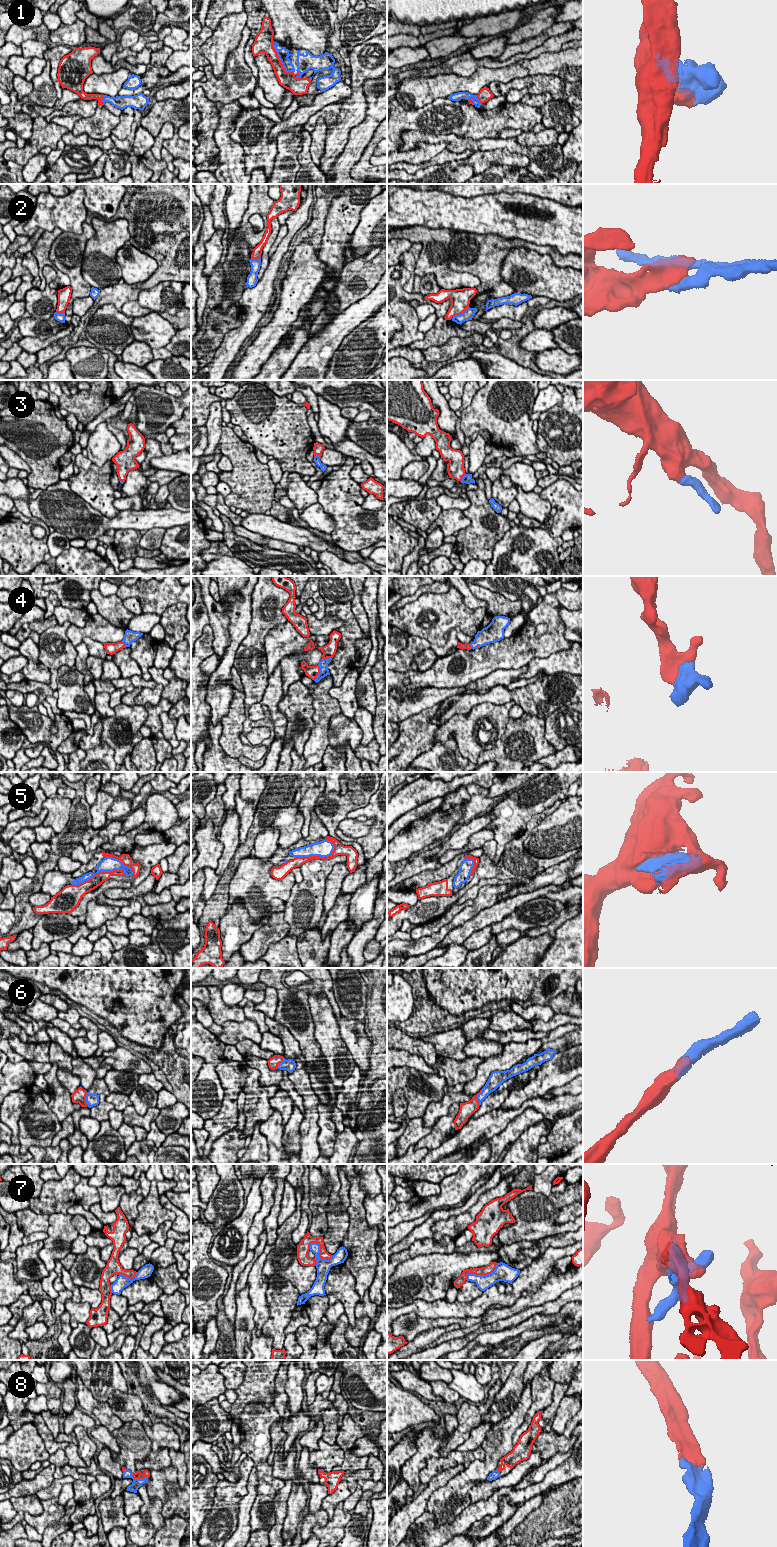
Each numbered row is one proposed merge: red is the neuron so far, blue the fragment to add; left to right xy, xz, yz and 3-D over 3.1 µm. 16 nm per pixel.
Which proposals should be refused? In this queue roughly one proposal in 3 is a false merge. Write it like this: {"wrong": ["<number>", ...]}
{"wrong": ["2", "5", "7"]}

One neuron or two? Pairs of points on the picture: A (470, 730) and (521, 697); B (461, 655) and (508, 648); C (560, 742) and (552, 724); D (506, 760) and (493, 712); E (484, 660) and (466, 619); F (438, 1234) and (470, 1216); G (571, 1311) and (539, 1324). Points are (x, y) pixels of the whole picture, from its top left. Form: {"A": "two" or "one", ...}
{"A": "two", "B": "one", "C": "one", "D": "two", "E": "two", "F": "one", "G": "one"}

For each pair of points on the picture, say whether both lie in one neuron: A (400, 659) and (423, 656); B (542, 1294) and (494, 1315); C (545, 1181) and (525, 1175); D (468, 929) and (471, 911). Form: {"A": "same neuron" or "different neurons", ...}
{"A": "different neurons", "B": "same neuron", "C": "same neuron", "D": "different neurons"}

